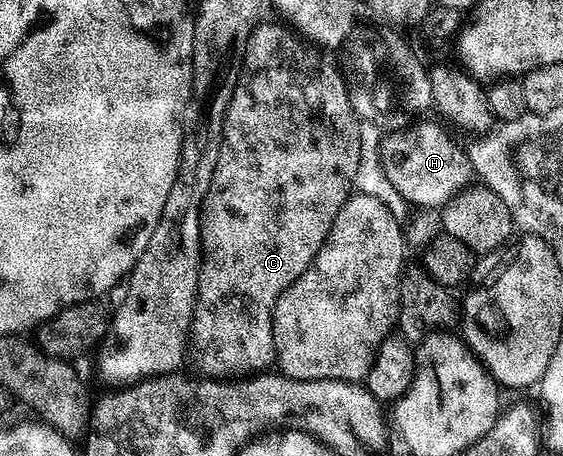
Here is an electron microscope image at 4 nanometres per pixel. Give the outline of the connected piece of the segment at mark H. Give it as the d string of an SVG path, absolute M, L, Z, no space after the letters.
M442 121L439 122L419 122L416 126L411 124L396 129L381 142L383 168L399 195L412 207L442 208L473 182L473 167L468 151L462 150L447 135L448 127Z

